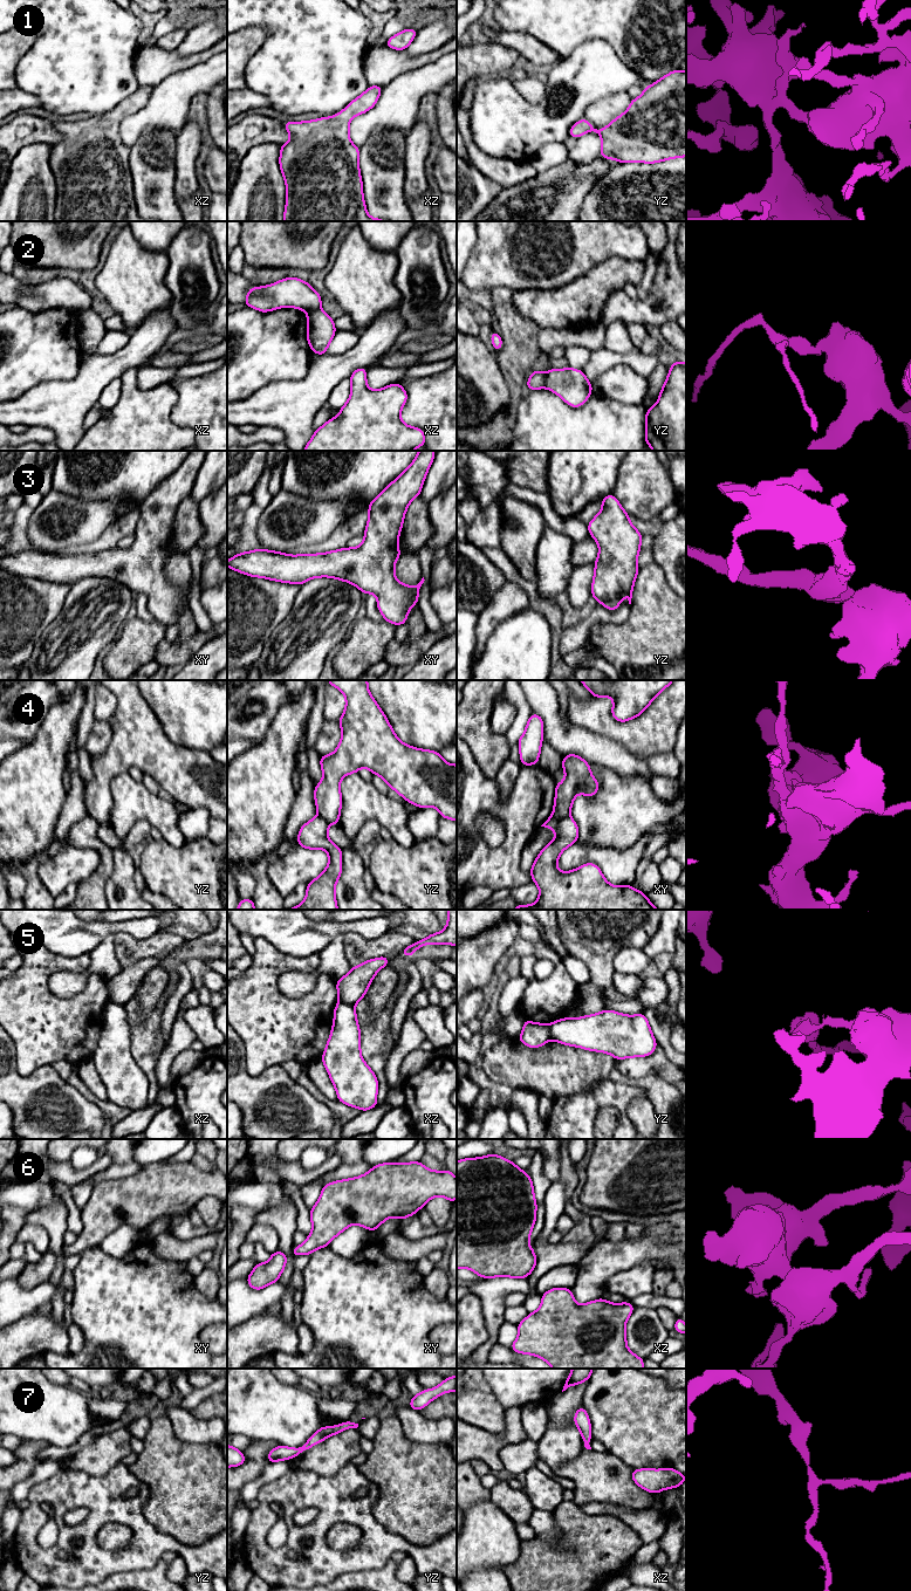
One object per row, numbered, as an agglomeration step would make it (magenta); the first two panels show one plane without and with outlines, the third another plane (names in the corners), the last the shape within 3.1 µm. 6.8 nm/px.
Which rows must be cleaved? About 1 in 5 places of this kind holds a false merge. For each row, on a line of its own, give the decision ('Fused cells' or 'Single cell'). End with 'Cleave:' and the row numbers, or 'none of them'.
1: Single cell
2: Fused cells
3: Single cell
4: Fused cells
5: Fused cells
6: Single cell
7: Single cell
Cleave: 2, 4, 5

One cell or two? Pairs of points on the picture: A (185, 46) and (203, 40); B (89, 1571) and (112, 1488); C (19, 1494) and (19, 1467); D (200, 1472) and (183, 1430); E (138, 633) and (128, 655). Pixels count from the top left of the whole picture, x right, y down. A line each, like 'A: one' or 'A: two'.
A: one
B: one
C: two
D: two
E: one

